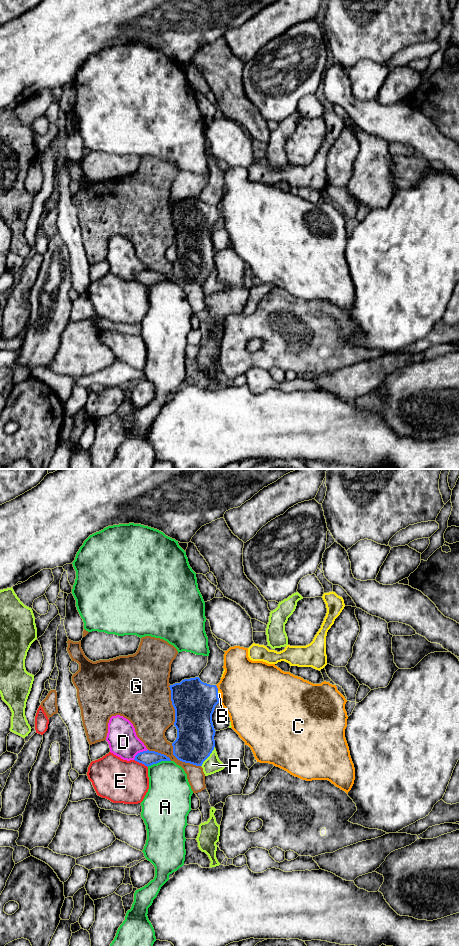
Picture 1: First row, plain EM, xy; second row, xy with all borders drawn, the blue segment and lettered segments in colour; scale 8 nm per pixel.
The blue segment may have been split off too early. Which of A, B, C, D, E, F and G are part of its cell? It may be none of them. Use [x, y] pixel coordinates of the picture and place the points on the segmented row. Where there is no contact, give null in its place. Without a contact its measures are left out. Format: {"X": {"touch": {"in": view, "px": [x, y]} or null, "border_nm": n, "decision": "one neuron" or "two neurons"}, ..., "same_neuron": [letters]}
{"A": {"touch": {"in": "xy", "px": [158, 762]}, "border_nm": 200, "decision": "two neurons"}, "B": {"touch": {"in": "xy", "px": [217, 696]}, "border_nm": 90, "decision": "one neuron"}, "C": {"touch": {"in": "xy", "px": [217, 688]}, "border_nm": 50, "decision": "two neurons"}, "D": {"touch": {"in": "xy", "px": [140, 752]}, "border_nm": 150, "decision": "two neurons"}, "E": {"touch": {"in": "xy", "px": [141, 762]}, "border_nm": 130, "decision": "two neurons"}, "F": {"touch": {"in": "xy", "px": [209, 755]}, "border_nm": 200, "decision": "two neurons"}, "G": {"touch": {"in": "xy", "px": [172, 704]}, "border_nm": 320, "decision": "two neurons"}, "same_neuron": ["B"]}

